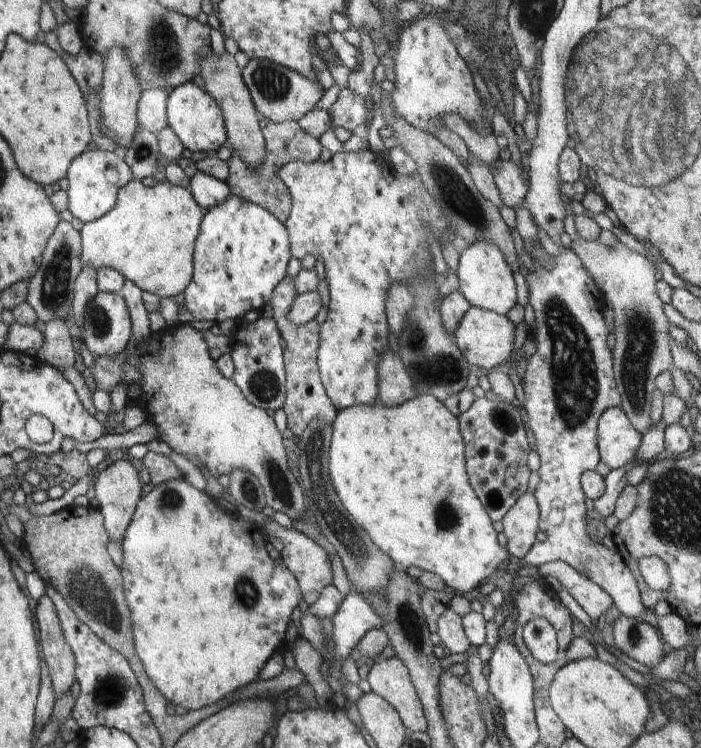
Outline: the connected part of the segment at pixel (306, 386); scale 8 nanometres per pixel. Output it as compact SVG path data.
M286 278L276 285L269 302L273 310L273 319L281 332L281 337L286 340L286 348L284 348L286 396L282 409L287 416L287 427L292 430L295 439L305 431L305 428L314 418L332 424L338 411L326 394L317 365L320 324L316 320L311 320L308 324L297 327L287 319L288 311L296 295L294 281Z

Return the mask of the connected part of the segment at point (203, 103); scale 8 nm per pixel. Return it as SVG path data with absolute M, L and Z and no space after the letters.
M184 83L170 90L167 96L167 126L192 152L217 152L226 146L227 134L221 108L210 95L192 83Z

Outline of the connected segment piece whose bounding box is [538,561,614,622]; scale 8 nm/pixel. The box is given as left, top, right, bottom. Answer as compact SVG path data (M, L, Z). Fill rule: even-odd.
M562 561L546 563L538 567L538 575L543 578L554 576L564 586L568 594L582 606L584 612L593 622L597 620L612 606L613 600L602 587L588 580L569 564Z

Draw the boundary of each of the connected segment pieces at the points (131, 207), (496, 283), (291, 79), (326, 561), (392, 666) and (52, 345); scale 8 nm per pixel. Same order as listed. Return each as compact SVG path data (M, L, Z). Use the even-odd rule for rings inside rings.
M132 180L117 194L116 204L109 213L95 221L84 223L81 234L81 268L90 267L97 271L106 267L131 280L143 291L162 298L178 296L186 290L193 277L193 252L196 237L205 215L192 193L186 187L174 186L171 182L160 182L152 187Z
M480 241L468 245L459 255L458 290L464 295L468 304L506 315L517 303L516 283L514 283L513 270L509 268L500 249L493 242Z
M250 59L241 70L241 75L253 98L255 109L273 123L298 122L316 106L325 91L318 80L311 81L285 66L264 59Z
M276 521L266 522L261 528L263 532L279 538L283 542L283 549L280 552L283 563L293 572L299 582L303 598L309 603L314 602L320 596L322 589L332 584L332 565L327 550L324 550L303 532L294 527L290 529L282 527Z
M392 657L381 662L376 660L369 670L367 680L372 687L372 692L385 698L398 711L404 726L408 730L425 731L427 729L427 720L419 699L420 696L410 680L406 665L398 657Z
M54 318L45 324L44 342L35 355L38 360L57 369L74 367L76 360L74 347L77 346L72 345L72 338L64 320Z

